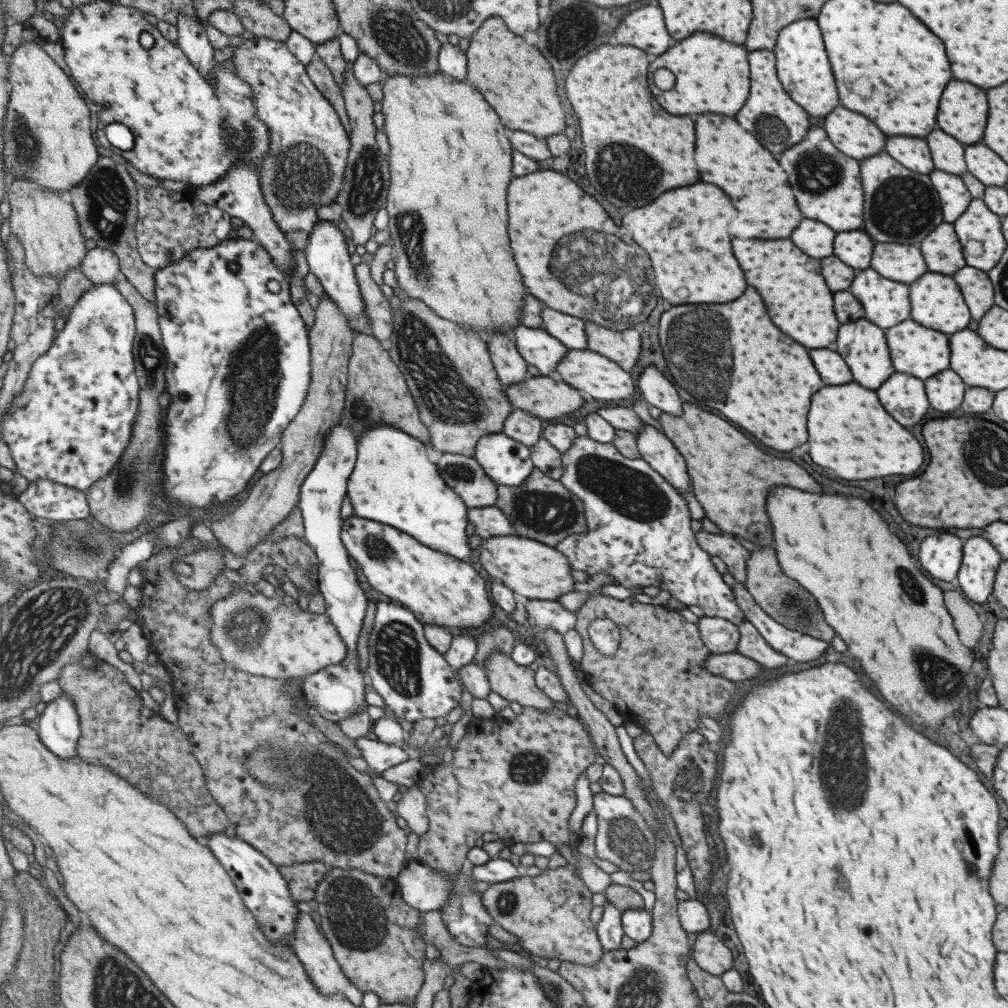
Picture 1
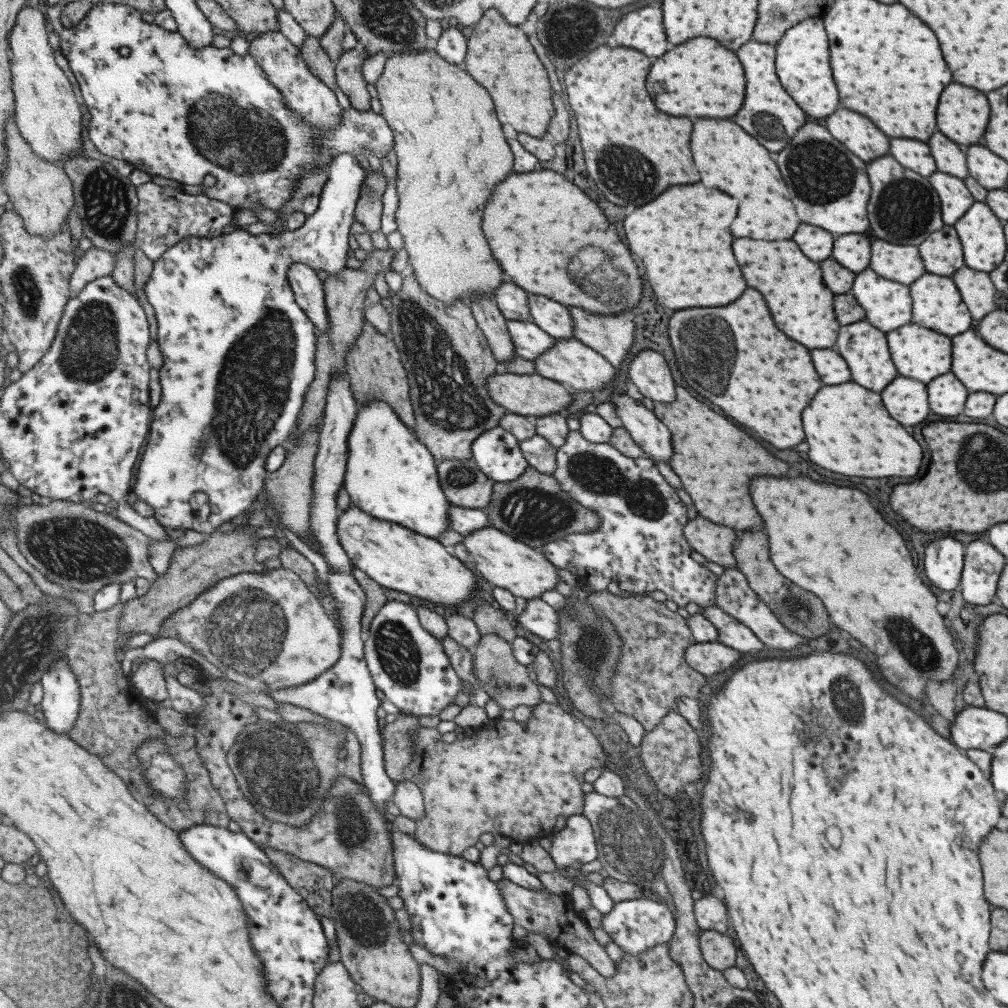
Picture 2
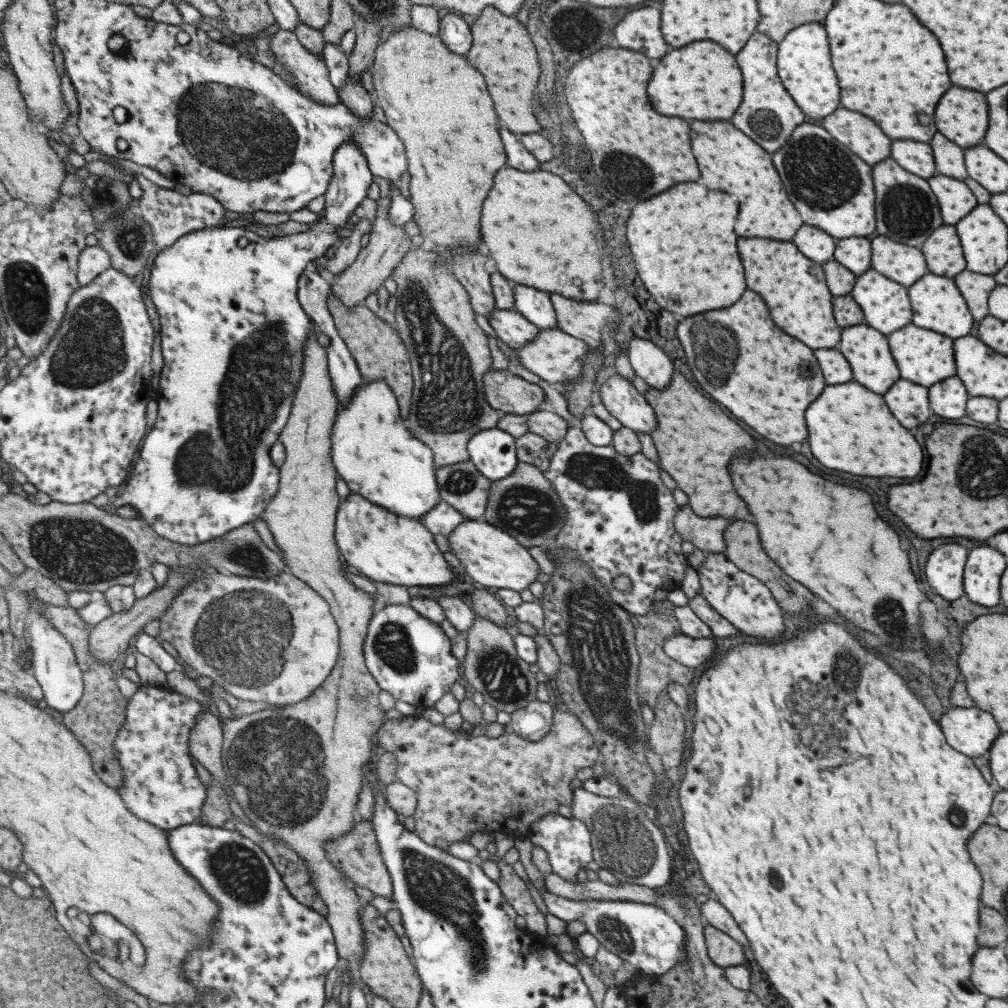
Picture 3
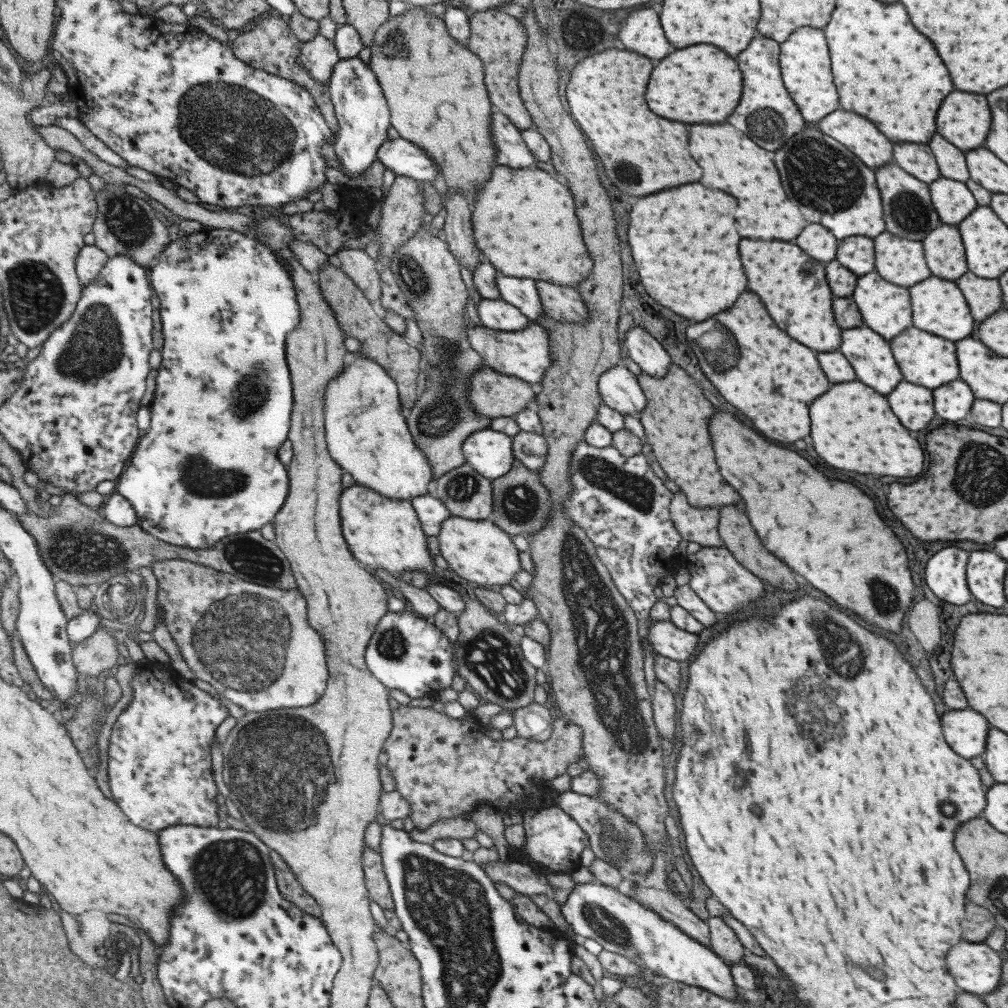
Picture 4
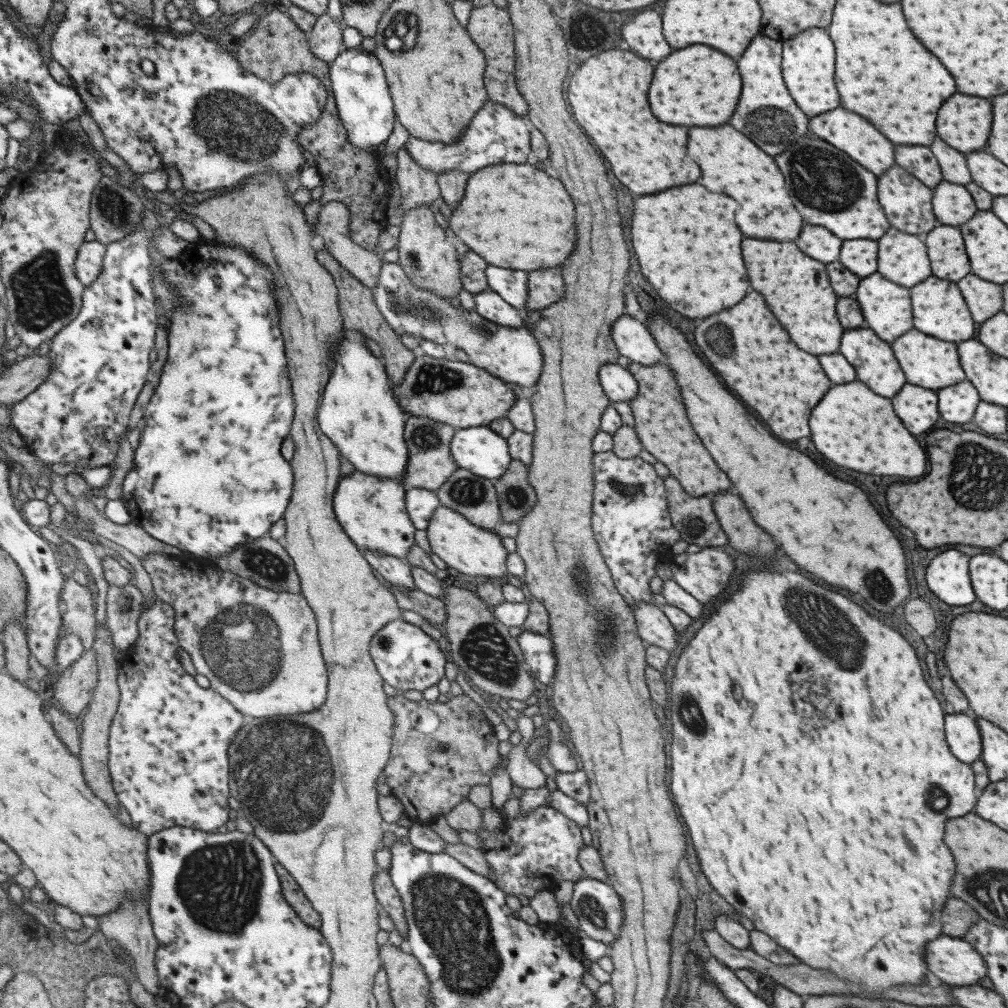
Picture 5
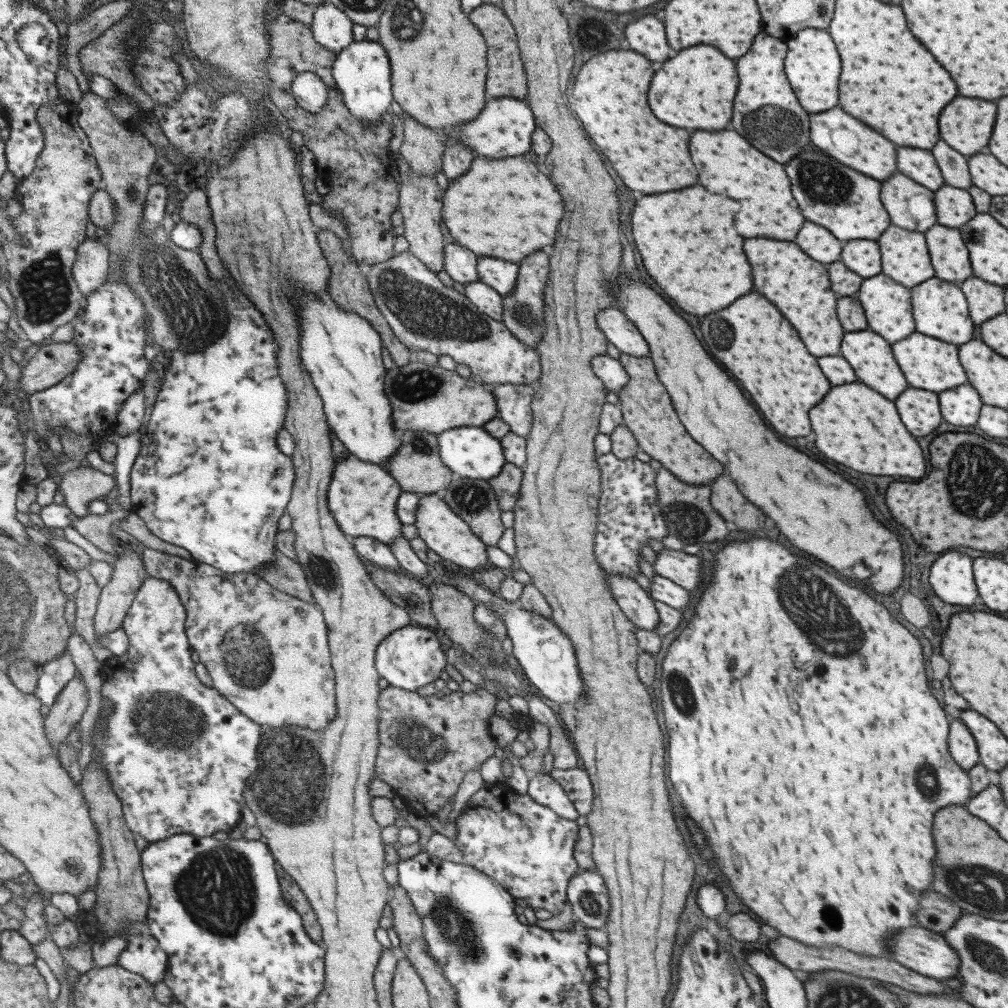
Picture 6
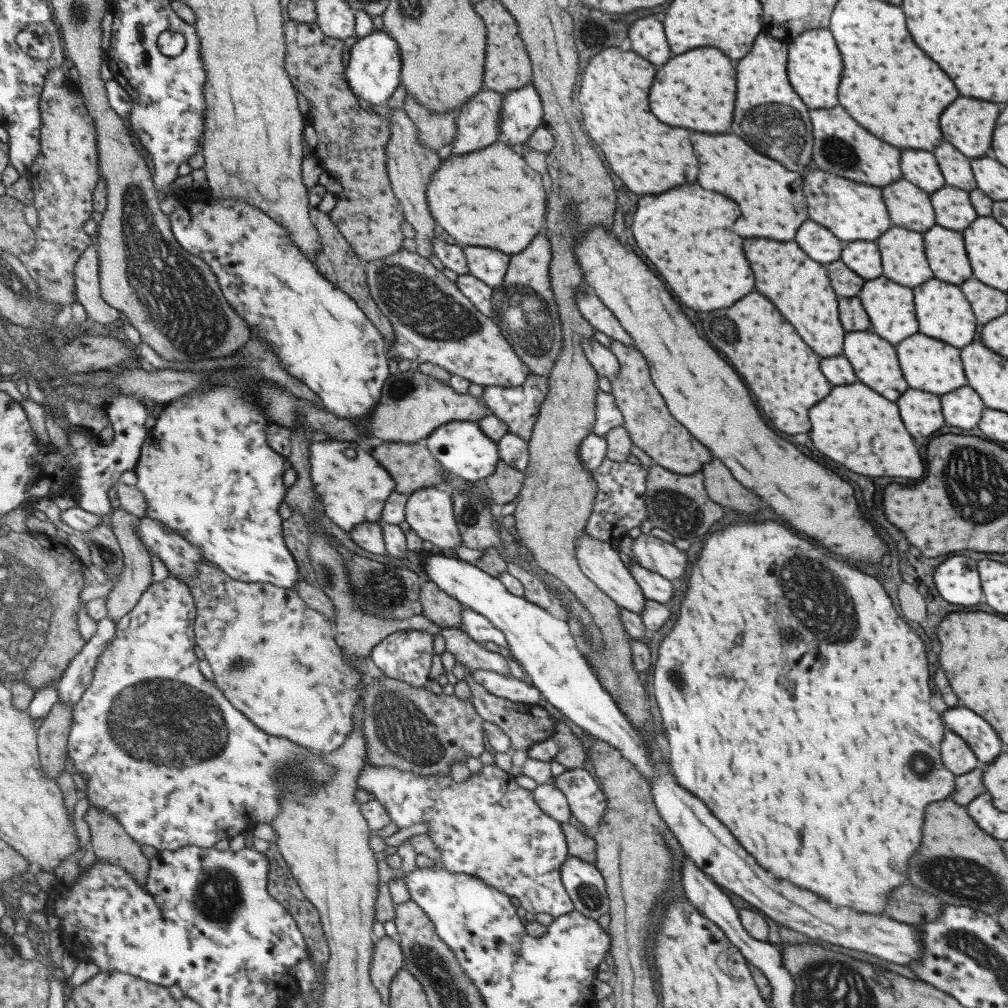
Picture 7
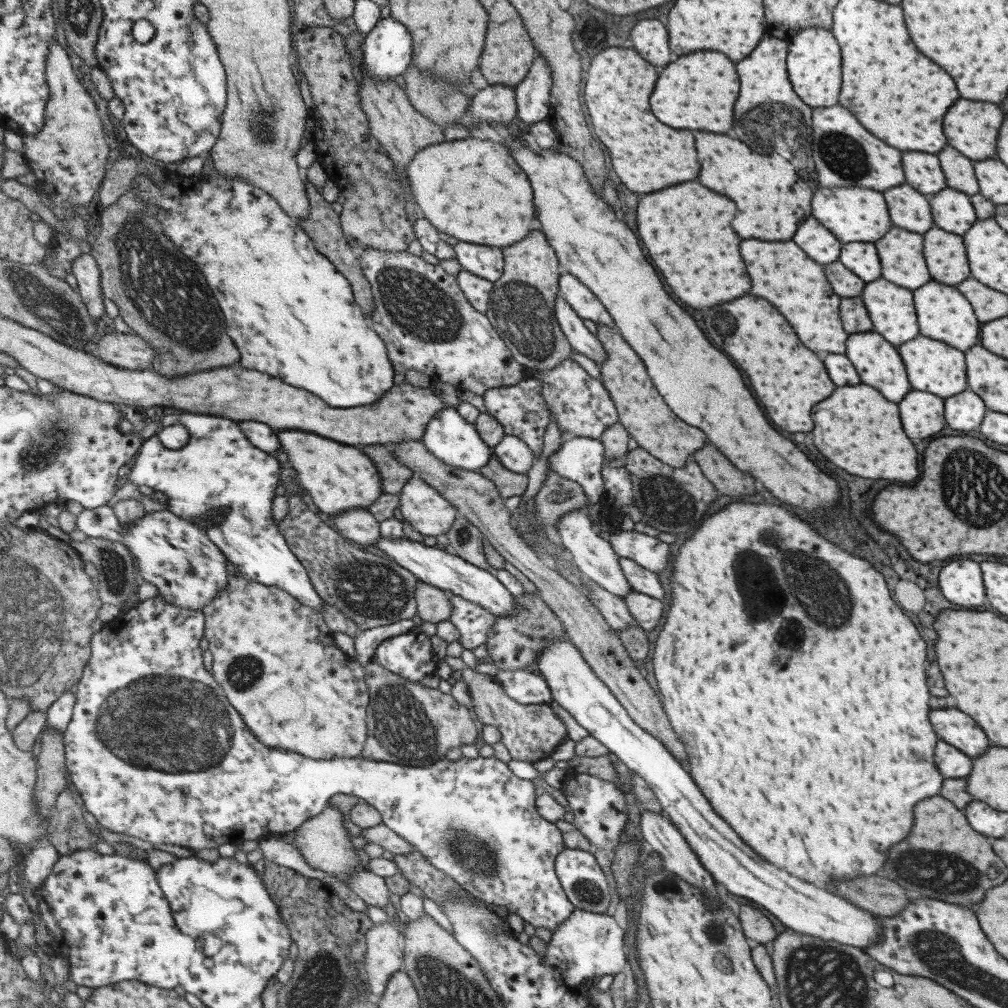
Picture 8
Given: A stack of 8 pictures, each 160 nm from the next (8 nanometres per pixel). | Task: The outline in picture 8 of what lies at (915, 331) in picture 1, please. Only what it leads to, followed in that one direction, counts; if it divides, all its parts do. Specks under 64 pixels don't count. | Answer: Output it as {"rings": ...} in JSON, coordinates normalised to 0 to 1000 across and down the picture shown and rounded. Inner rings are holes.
{"rings":[[[910,333],[906,337],[902,337],[900,341],[894,341],[890,345],[896,361],[898,361],[898,369],[902,375],[904,385],[908,387],[916,387],[916,389],[924,389],[932,395],[941,395],[945,391],[951,391],[959,385],[959,377],[957,377],[957,359],[955,359],[955,349],[930,339],[930,337],[922,337],[918,333]]]}

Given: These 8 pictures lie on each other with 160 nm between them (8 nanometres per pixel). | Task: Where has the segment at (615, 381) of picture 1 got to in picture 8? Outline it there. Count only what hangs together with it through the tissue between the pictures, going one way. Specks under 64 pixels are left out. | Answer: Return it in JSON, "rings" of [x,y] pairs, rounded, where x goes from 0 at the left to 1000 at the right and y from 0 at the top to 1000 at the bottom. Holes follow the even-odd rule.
{"rings":[[[366,245],[356,249],[359,267],[369,283],[371,312],[366,313],[371,326],[383,338],[391,366],[396,369],[416,367],[430,378],[443,379],[453,388],[466,387],[479,393],[485,385],[509,383],[521,375],[520,364],[506,350],[506,345],[485,318],[484,312],[475,310],[456,285],[454,276],[438,263],[426,262],[408,250],[377,249]]]}

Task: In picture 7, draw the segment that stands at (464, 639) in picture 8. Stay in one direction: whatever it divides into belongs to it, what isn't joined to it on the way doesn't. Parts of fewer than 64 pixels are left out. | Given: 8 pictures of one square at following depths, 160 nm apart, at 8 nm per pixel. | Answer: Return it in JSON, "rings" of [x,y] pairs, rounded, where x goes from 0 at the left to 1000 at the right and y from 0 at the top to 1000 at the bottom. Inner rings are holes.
{"rings":[[[460,601],[458,612],[459,624],[469,636],[477,639],[487,637],[501,647],[502,633],[493,623],[490,623],[482,611]]]}

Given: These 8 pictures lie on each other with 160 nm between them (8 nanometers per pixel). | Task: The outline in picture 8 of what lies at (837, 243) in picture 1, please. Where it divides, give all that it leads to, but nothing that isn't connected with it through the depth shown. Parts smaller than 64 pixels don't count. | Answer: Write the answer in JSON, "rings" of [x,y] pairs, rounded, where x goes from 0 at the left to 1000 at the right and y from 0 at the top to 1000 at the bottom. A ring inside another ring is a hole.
{"rings":[[[836,242],[830,258],[856,280],[872,276],[872,258],[866,242]]]}

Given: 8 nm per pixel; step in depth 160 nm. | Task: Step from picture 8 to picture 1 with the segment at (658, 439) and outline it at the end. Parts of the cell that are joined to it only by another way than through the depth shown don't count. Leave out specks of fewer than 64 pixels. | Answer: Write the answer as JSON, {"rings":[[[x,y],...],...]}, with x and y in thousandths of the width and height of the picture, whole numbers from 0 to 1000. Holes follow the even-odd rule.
{"rings":[[[678,399],[676,405],[678,411],[674,413],[656,408],[653,418],[656,427],[680,456],[686,486],[699,512],[719,529],[743,534],[755,542],[765,542],[763,516],[759,512],[761,486],[769,480],[777,480],[799,488],[813,488],[811,478],[795,462],[757,450],[719,417],[693,407],[684,399]],[[781,470],[787,470],[787,478],[781,478]]]}

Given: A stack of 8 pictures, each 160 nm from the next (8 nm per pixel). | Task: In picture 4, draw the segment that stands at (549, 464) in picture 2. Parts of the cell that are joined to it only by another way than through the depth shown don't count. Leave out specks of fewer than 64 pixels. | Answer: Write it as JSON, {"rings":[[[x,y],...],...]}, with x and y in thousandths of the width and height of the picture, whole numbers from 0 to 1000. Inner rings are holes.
{"rings":[[[516,427],[508,437],[510,454],[521,464],[531,467],[540,459],[542,440],[538,432]]]}

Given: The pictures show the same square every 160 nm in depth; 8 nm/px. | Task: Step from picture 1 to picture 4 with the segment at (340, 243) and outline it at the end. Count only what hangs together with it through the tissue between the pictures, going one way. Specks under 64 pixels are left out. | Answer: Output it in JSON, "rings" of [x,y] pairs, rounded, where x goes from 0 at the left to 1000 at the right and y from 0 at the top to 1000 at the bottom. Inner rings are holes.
{"rings":[[[356,57],[339,58],[332,64],[326,84],[337,123],[332,151],[345,177],[354,178],[375,159],[376,148],[385,140],[384,131],[389,125],[387,103],[372,70]],[[205,226],[196,231],[186,232],[172,239],[149,265],[149,280],[153,284],[155,298],[161,310],[163,344],[160,348],[160,364],[156,367],[154,395],[148,403],[149,426],[142,430],[137,444],[127,462],[115,478],[117,490],[132,502],[136,520],[148,530],[176,542],[205,545],[213,542],[224,532],[239,528],[260,526],[269,520],[280,506],[288,491],[288,469],[277,454],[280,440],[288,432],[292,409],[292,378],[285,357],[284,339],[300,319],[300,307],[288,264],[282,256],[253,234],[229,226]]]}

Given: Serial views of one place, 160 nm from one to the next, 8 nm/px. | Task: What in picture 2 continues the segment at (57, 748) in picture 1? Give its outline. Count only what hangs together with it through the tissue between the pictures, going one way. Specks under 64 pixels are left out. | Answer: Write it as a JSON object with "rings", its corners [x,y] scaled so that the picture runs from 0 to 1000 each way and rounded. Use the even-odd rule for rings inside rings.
{"rings":[[[66,652],[55,657],[40,678],[44,682],[41,703],[45,717],[57,728],[66,729],[74,722],[81,701],[81,681]]]}

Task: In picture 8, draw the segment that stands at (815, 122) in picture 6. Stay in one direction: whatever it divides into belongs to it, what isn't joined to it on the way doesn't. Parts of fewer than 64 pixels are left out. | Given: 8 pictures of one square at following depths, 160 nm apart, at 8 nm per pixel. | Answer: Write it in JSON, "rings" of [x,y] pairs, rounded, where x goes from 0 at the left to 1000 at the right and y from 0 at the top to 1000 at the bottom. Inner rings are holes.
{"rings":[[[834,105],[824,107],[807,107],[807,141],[805,141],[805,157],[811,171],[811,179],[814,185],[854,185],[864,187],[870,190],[876,190],[880,187],[896,183],[896,171],[894,171],[894,151],[888,147],[882,147],[868,135],[864,135],[850,119]]]}

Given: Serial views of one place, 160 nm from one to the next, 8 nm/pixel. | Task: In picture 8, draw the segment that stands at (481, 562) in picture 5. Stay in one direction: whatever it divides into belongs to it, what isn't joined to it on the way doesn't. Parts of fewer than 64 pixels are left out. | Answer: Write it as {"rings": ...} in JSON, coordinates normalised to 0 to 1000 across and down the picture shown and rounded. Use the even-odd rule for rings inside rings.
{"rings":[[[412,472],[397,488],[397,510],[422,532],[443,531],[454,504],[418,473]]]}

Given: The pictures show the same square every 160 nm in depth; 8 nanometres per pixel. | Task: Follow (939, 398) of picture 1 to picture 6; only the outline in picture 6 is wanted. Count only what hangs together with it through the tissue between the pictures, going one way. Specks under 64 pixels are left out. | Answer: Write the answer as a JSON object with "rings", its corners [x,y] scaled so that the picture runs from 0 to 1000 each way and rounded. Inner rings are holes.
{"rings":[[[953,381],[932,393],[932,407],[939,421],[945,423],[965,423],[970,416],[974,397],[961,381]]]}

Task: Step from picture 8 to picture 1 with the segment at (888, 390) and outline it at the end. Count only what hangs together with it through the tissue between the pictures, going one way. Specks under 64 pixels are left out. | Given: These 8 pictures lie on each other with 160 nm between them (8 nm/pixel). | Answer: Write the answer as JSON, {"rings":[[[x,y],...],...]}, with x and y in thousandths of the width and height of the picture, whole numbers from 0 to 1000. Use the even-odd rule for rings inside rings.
{"rings":[[[850,317],[850,319],[842,319],[842,321],[834,321],[830,327],[830,339],[828,339],[828,349],[832,349],[832,353],[836,353],[838,361],[842,363],[846,377],[860,385],[860,387],[868,387],[872,385],[872,381],[876,377],[880,377],[882,371],[886,371],[884,359],[882,359],[882,349],[878,343],[878,333],[876,327],[862,321],[860,317]]]}

